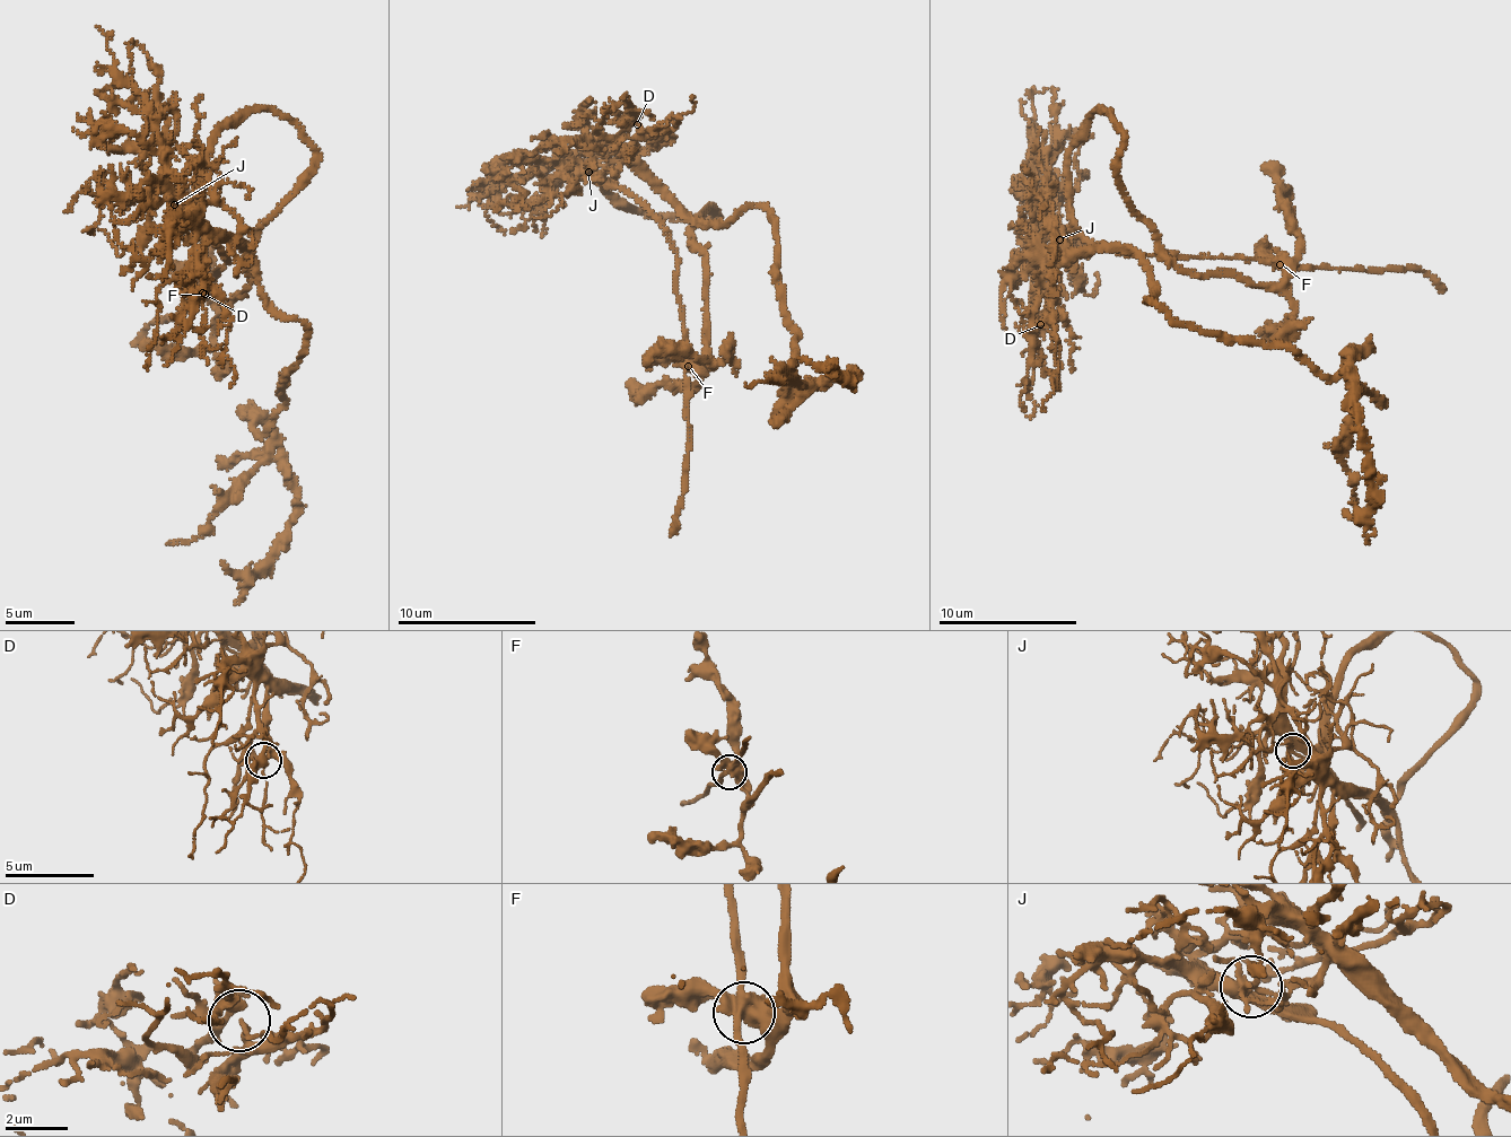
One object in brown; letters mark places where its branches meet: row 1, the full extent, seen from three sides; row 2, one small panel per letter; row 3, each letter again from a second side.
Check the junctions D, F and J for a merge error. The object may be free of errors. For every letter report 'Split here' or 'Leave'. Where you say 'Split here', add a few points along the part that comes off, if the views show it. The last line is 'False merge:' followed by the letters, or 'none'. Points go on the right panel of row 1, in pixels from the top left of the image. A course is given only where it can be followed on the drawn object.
D: Leave
F: Leave
J: Split here. Course of the part to remove: (1060, 238), (1140, 257), (1146, 299), (1203, 331), (1324, 376), (1350, 358), (1368, 506), (1343, 510)
False merge: J

